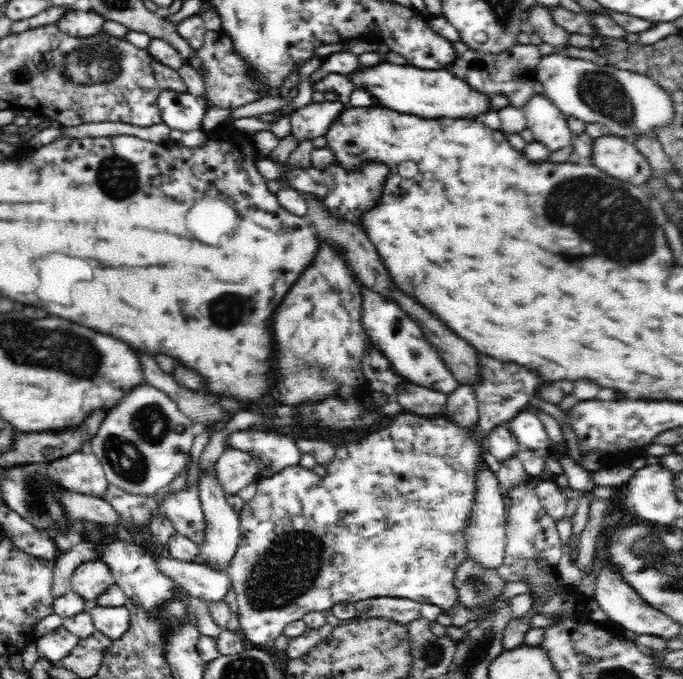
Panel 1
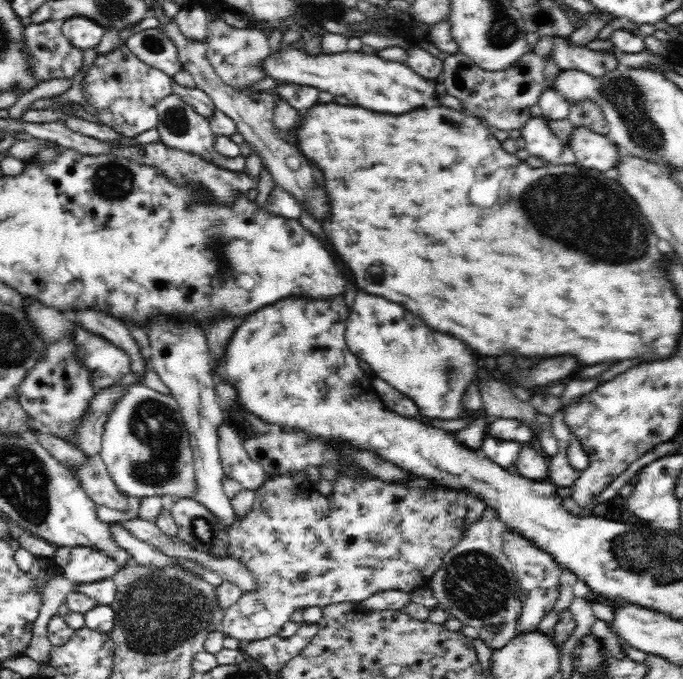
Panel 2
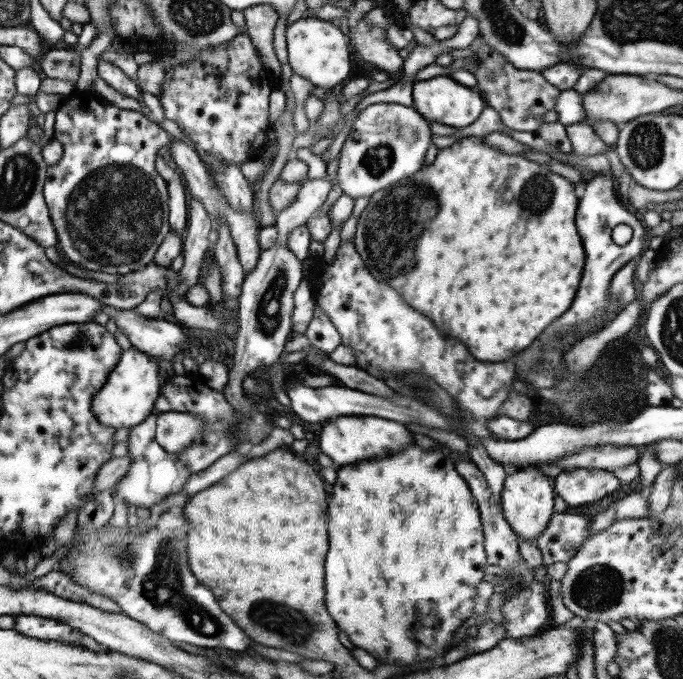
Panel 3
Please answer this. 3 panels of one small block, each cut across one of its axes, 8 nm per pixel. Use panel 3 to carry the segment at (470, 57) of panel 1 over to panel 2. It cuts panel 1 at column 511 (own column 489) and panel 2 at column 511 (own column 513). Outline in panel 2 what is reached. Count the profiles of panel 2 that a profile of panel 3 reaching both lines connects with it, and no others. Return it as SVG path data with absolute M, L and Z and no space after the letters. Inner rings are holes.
M528 52L508 70L500 72L486 72L480 66L476 66L468 56L456 54L456 56L442 56L444 72L440 76L442 88L446 94L460 100L460 106L464 114L476 118L480 124L484 124L490 130L522 130L526 122L530 120L530 108L538 104L542 92L548 88L544 86L544 58L540 58L534 52Z

